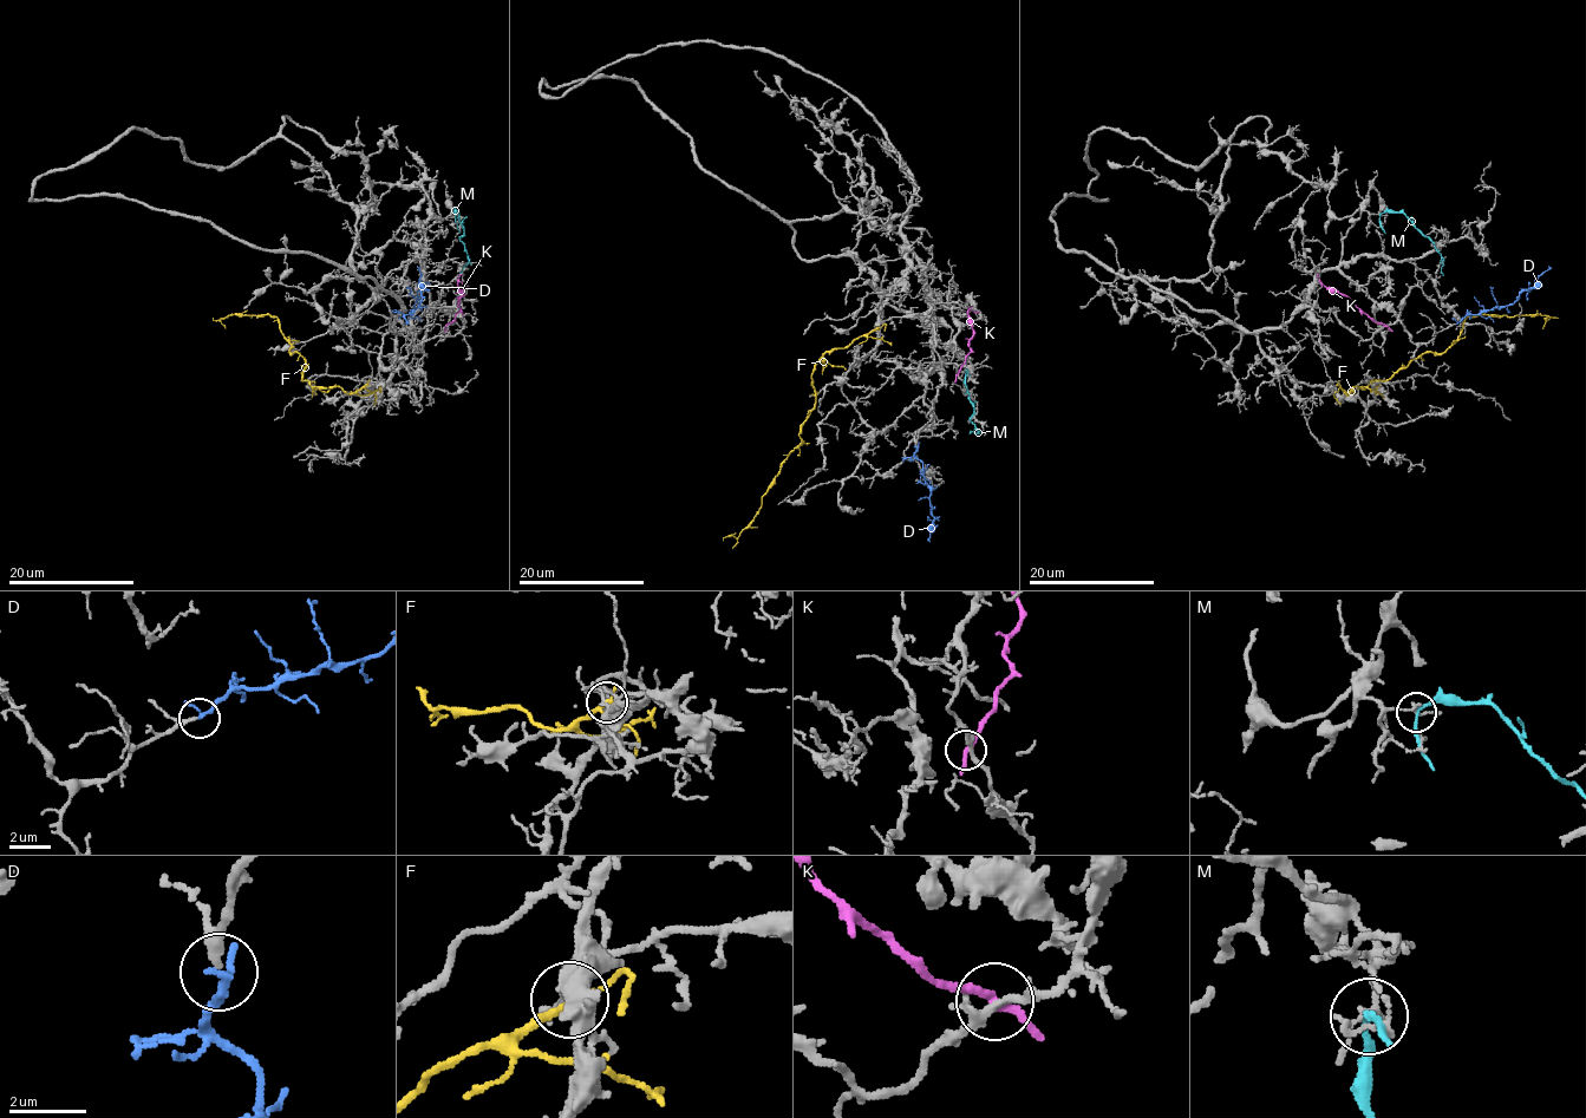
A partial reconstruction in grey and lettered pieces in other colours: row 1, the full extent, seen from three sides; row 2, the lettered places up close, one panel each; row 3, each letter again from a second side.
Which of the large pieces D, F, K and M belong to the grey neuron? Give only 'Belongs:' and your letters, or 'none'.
Belongs: D

